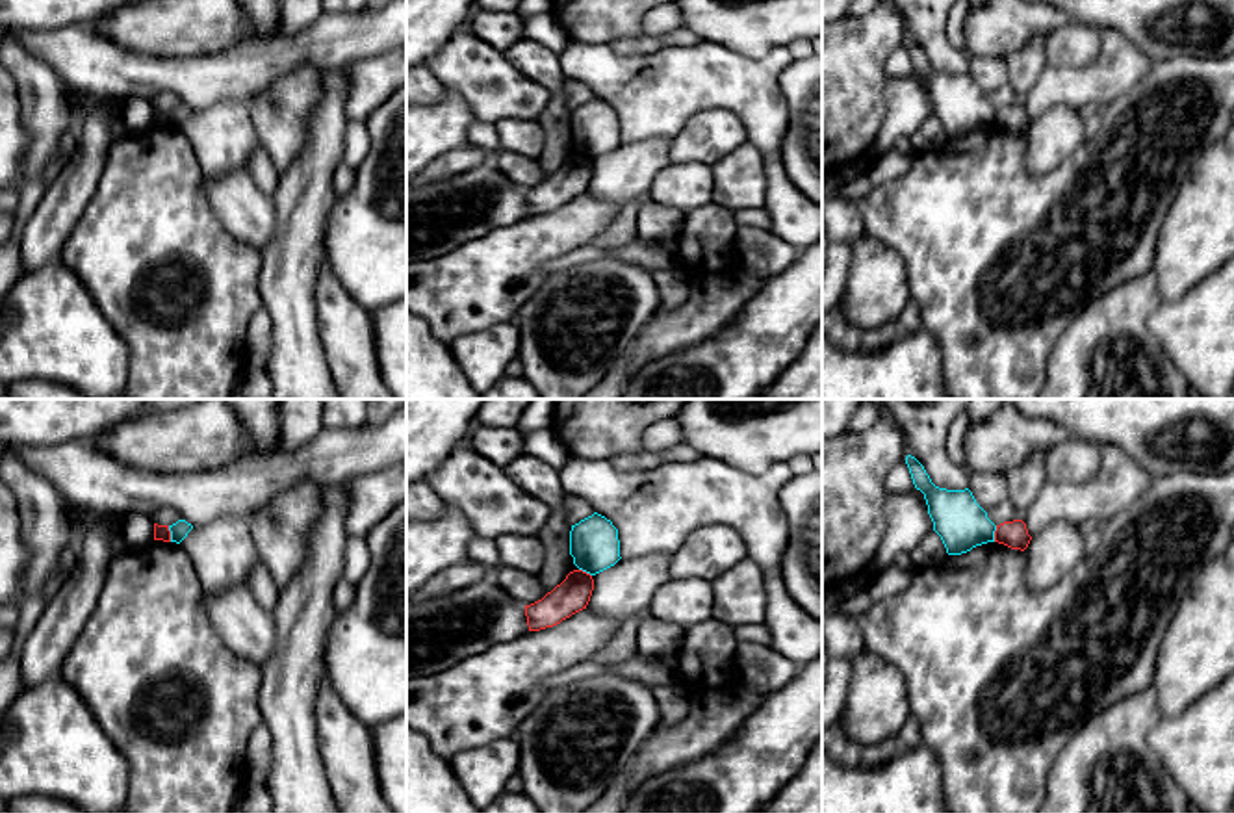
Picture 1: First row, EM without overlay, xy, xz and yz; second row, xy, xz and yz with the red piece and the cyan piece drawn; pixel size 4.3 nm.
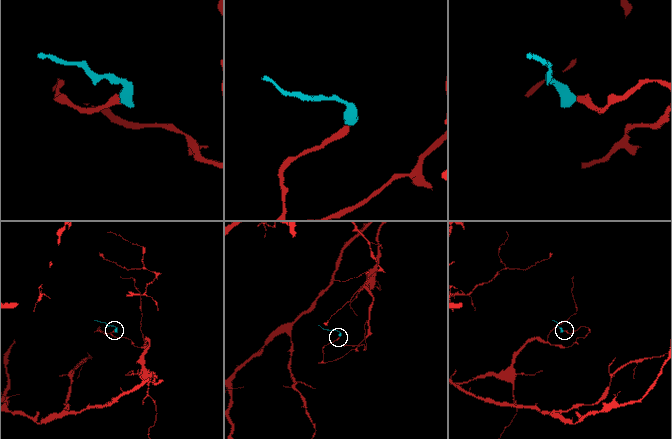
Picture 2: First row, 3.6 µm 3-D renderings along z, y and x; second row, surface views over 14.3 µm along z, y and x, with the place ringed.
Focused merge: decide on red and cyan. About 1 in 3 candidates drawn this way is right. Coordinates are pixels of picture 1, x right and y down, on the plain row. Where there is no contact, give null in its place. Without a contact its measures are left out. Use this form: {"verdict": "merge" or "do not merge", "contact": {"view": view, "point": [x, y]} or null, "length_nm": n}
{"verdict": "do not merge", "contact": {"view": "xy", "point": [169, 117]}, "length_nm": 70}

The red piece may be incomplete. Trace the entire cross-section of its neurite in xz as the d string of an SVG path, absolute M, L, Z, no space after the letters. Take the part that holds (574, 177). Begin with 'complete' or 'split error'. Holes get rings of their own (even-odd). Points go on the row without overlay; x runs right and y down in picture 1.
complete; M573 154L542 184L525 189L529 215L553 212L572 199L586 193L594 174L594 163L583 154Z

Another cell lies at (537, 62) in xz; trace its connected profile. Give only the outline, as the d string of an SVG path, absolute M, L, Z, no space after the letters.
M520 39L503 54L518 71L544 85L551 95L546 110L536 119L544 130L544 148L536 160L546 176L551 176L573 154L573 141L570 139L572 108L559 56L531 39Z

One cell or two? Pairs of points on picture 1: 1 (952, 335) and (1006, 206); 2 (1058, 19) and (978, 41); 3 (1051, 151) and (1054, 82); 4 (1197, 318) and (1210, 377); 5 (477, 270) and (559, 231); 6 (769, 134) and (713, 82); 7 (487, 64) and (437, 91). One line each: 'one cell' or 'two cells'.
1: one cell
2: one cell
3: two cells
4: one cell
5: one cell
6: one cell
7: two cells

